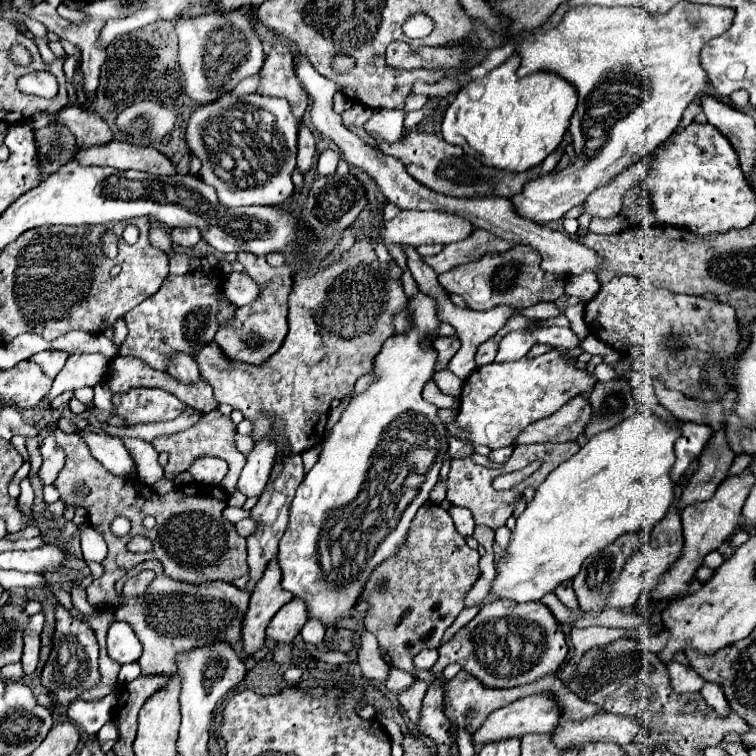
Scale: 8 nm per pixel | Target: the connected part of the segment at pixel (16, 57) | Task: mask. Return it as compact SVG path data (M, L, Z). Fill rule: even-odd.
M16 44L16 48L12 48L12 52L10 52L10 56L12 56L12 62L14 64L28 64L28 62L32 62L32 56L30 56L30 52L26 50L26 48L22 48L20 44Z

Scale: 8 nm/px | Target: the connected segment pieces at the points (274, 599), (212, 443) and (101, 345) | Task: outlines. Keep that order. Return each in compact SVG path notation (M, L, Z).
M272 560L262 580L258 582L256 592L252 592L250 596L248 612L244 616L244 632L242 632L242 646L246 656L256 654L264 646L268 622L282 608L284 602L294 598L290 592L286 592L280 586L280 576L282 576L280 566L276 560Z
M212 410L212 412L204 414L192 428L188 428L184 432L178 432L178 434L172 434L172 436L162 436L164 442L162 440L152 442L152 446L156 448L156 452L168 452L170 454L170 460L168 460L168 464L166 464L164 470L166 472L174 472L174 474L165 473L165 479L173 481L176 474L184 472L192 464L194 458L200 458L200 456L218 456L218 458L225 460L229 465L228 474L219 486L224 488L226 493L233 493L237 489L240 472L246 463L246 457L242 452L238 452L238 448L234 444L234 430L236 430L236 426L232 424L230 416L224 416L220 410Z
M70 331L58 340L50 342L50 348L64 350L68 354L82 354L82 352L98 352L106 356L108 360L118 356L118 348L112 340L108 340L104 334L86 334L82 331Z

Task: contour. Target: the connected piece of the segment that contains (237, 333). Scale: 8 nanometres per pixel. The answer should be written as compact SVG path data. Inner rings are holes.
M240 252L242 254L242 264L246 266L246 274L250 274L262 288L256 304L242 306L242 320L232 320L232 324L222 326L216 332L216 342L224 350L226 356L232 360L248 362L248 364L258 364L266 362L280 346L282 340L286 338L288 332L288 294L292 290L292 274L290 268L272 268L266 258L252 256L250 252Z

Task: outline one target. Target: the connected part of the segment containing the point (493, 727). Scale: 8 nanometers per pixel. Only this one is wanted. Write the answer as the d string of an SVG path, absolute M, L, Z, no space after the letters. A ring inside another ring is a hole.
M534 694L534 696L526 696L522 700L512 702L510 706L504 706L496 712L492 712L484 724L474 732L472 736L472 744L474 746L484 746L490 742L498 742L498 740L508 740L508 738L522 738L526 734L550 734L556 724L560 720L560 708L554 702L554 698L550 698L548 694Z

